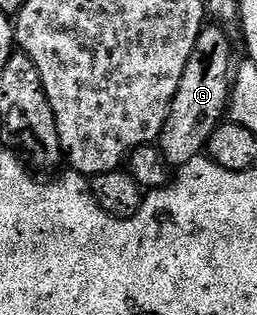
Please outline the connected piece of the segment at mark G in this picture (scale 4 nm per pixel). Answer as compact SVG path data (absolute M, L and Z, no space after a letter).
M205 26L196 40L194 54L190 54L190 62L186 62L186 70L182 70L178 94L174 94L166 126L158 141L160 155L173 169L187 166L207 149L210 134L214 134L229 111L233 75L232 44L227 34L220 28Z

